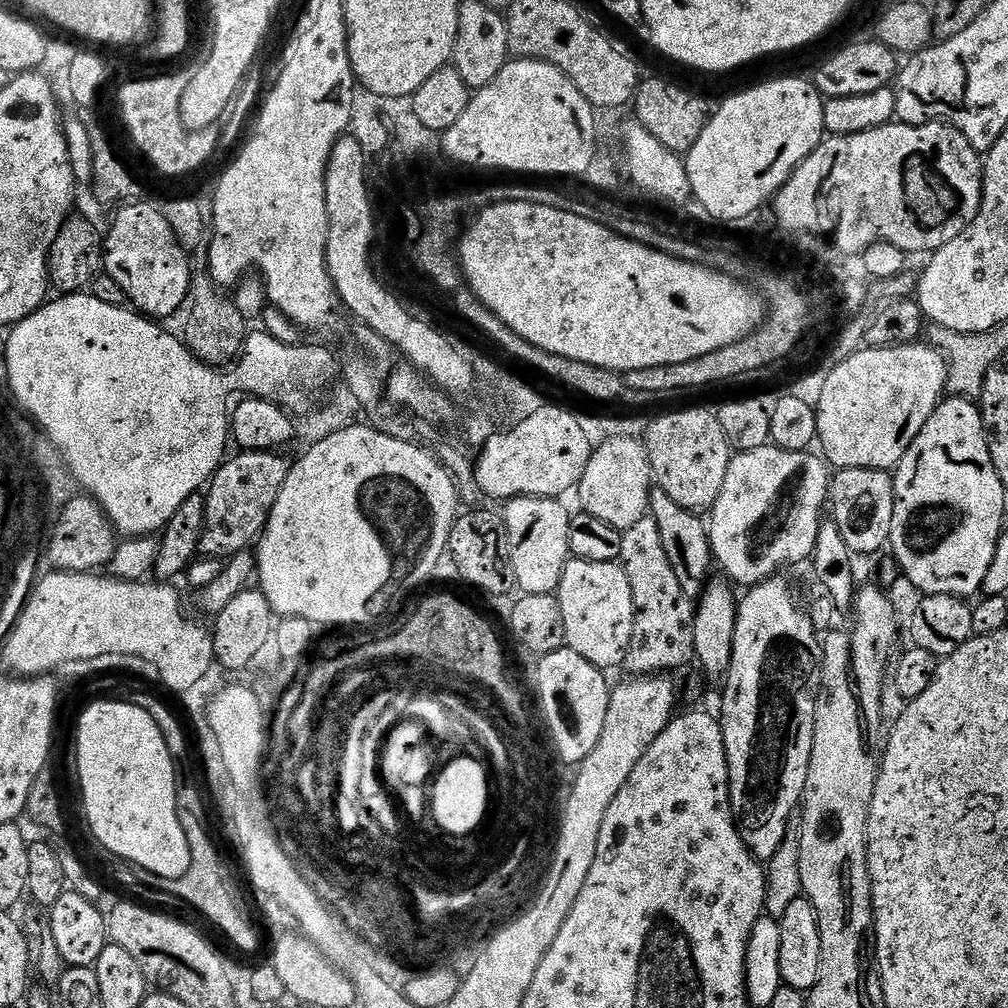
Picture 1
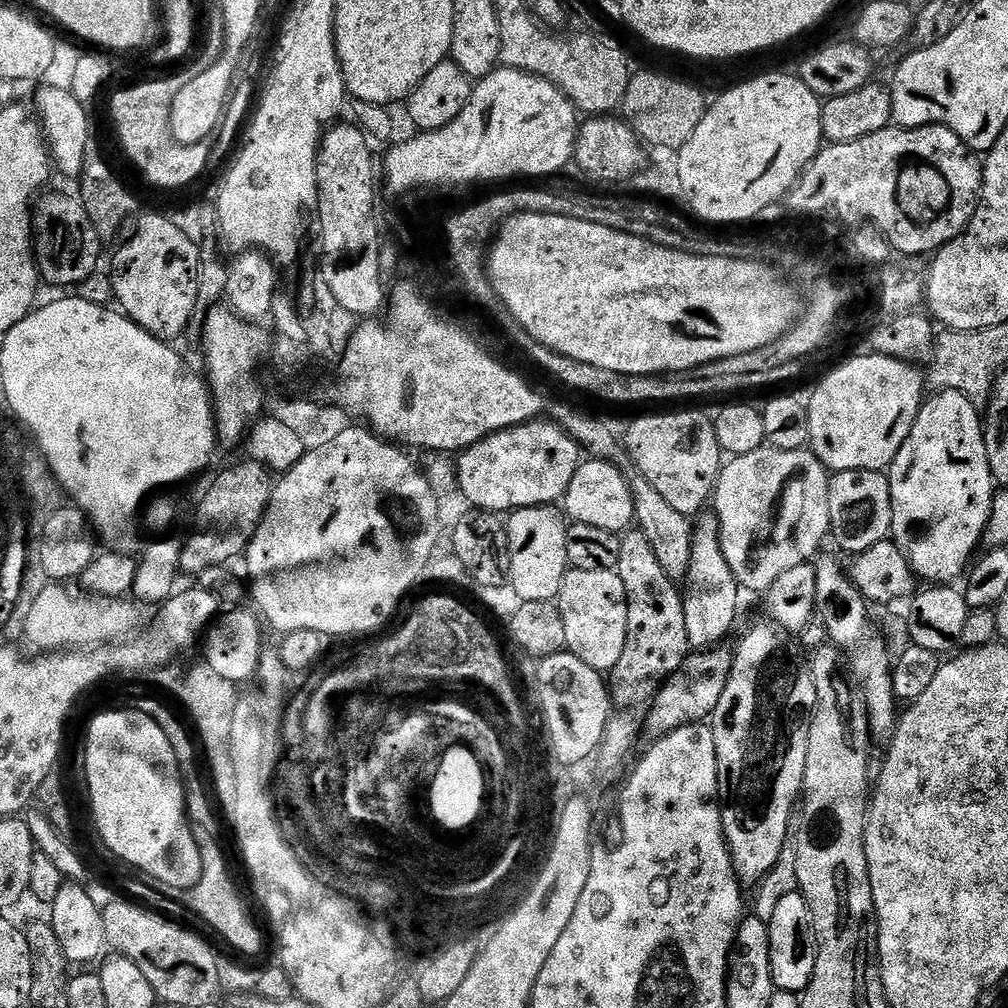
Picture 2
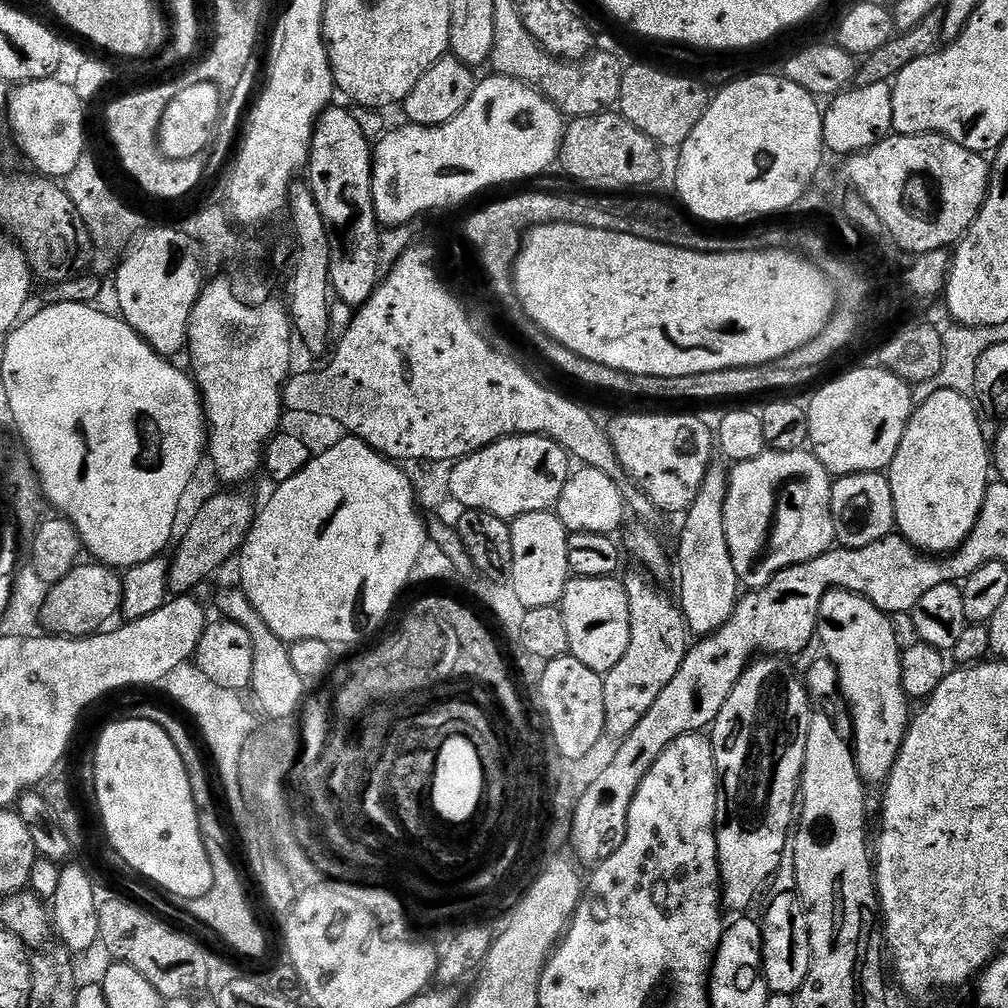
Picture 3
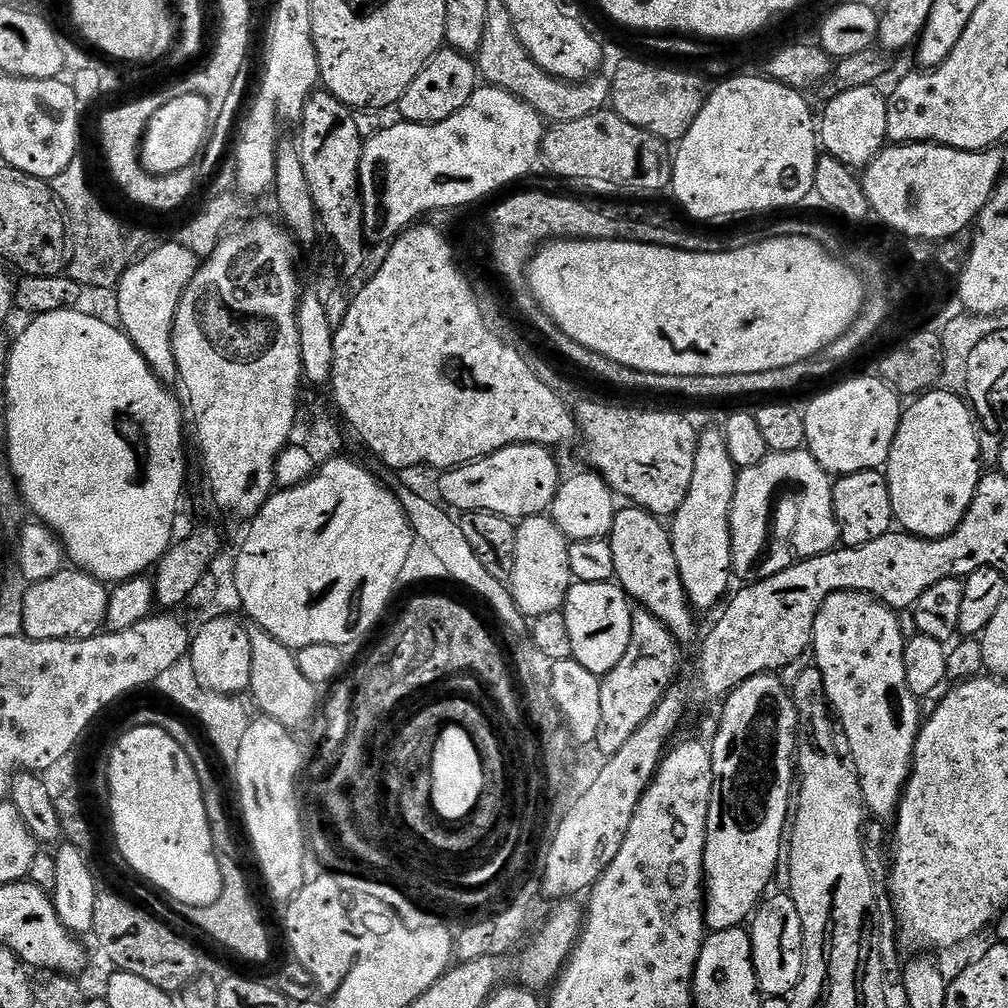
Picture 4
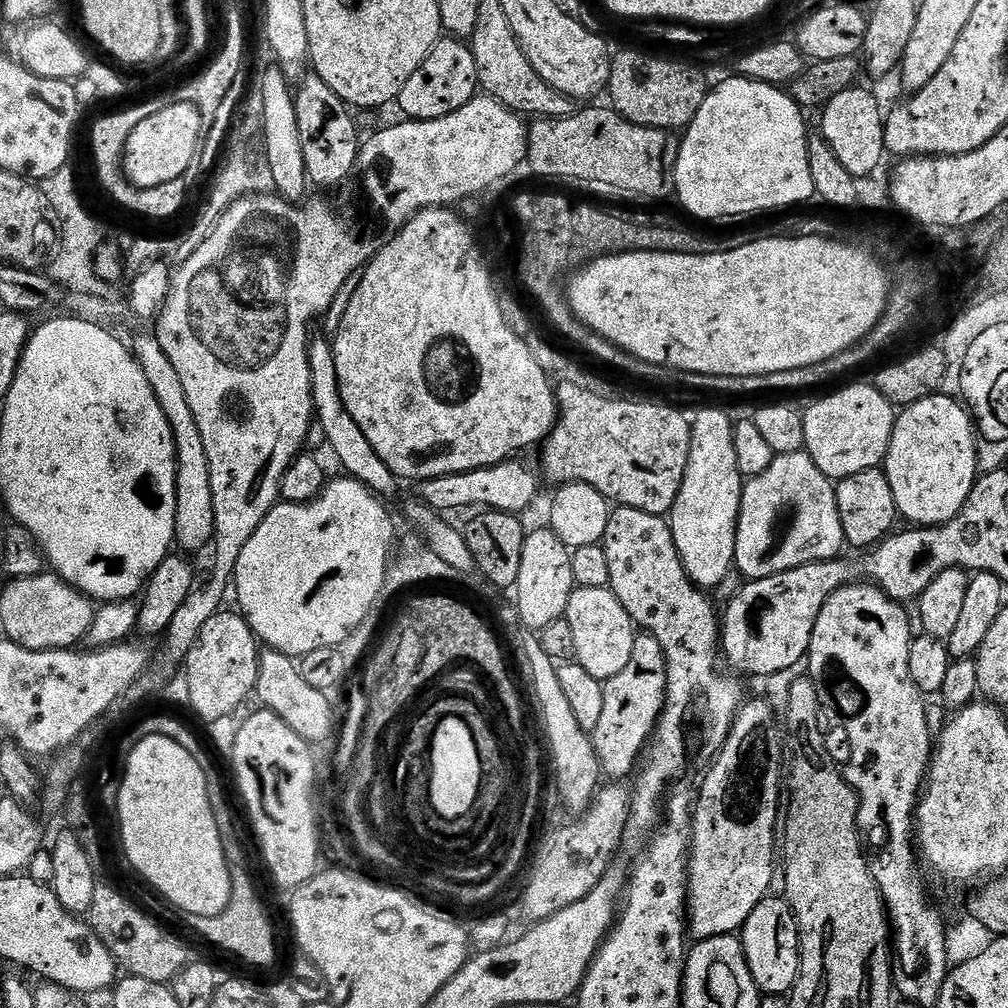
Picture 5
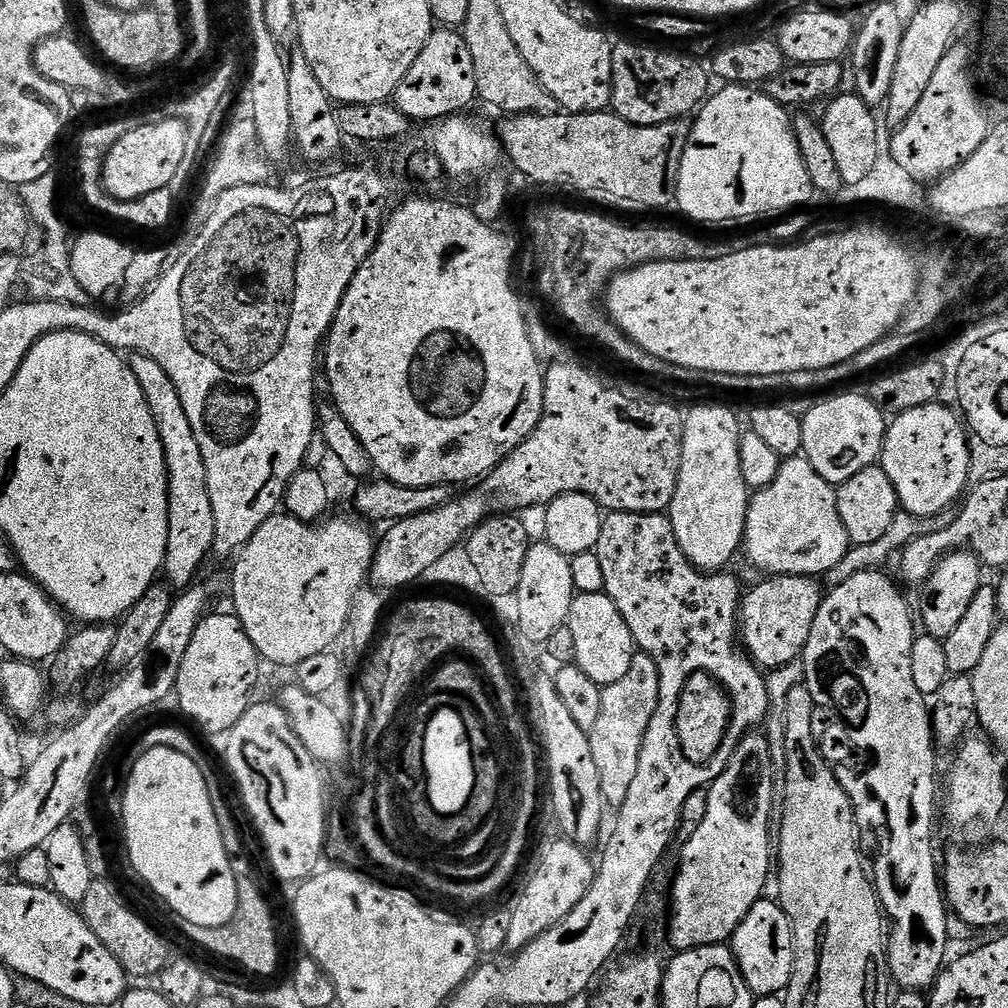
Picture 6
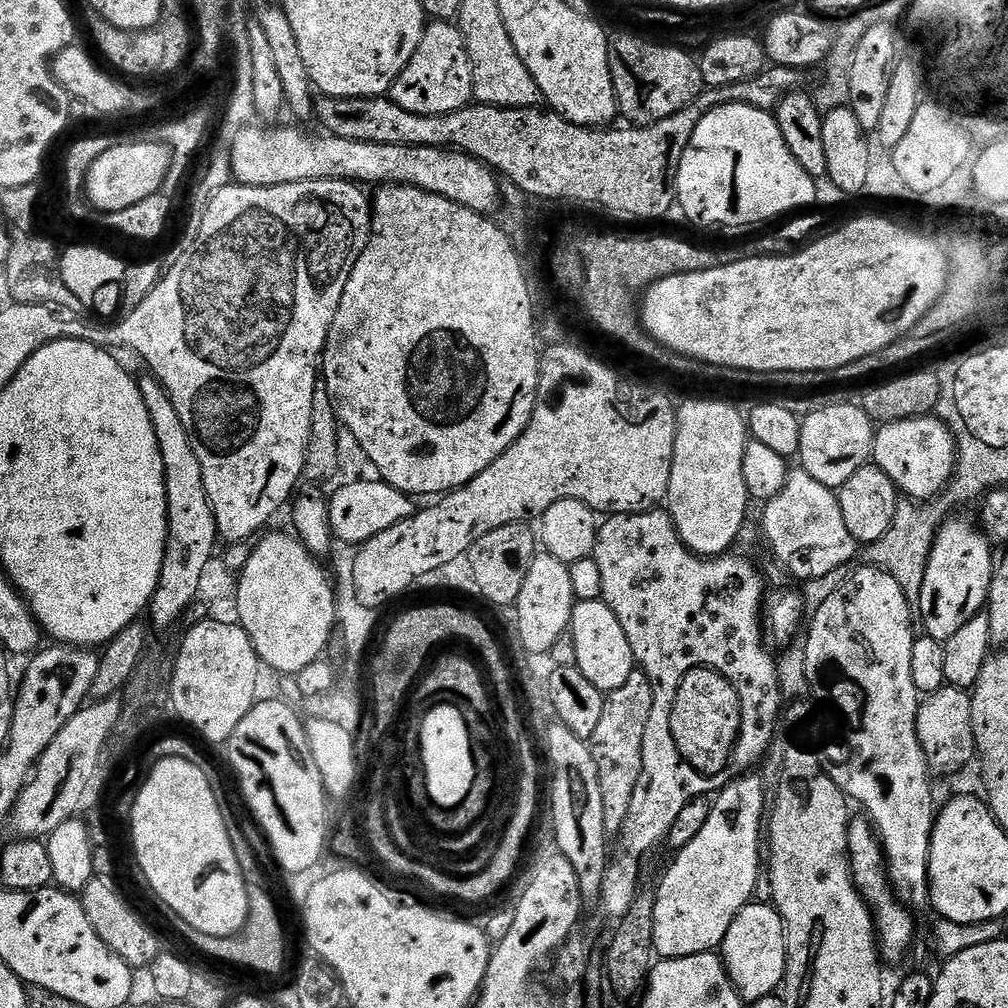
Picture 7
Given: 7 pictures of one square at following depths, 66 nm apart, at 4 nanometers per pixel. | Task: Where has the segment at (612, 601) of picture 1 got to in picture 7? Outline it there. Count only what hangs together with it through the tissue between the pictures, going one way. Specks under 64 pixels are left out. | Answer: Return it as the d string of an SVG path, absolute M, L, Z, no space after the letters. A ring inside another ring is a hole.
M603 599L582 600L576 603L572 611L572 627L574 650L578 650L576 667L587 680L594 682L598 690L605 694L618 690L630 678L637 667L636 659L632 656L630 642L626 642L626 630L622 630L622 622L614 618L614 610L605 604Z

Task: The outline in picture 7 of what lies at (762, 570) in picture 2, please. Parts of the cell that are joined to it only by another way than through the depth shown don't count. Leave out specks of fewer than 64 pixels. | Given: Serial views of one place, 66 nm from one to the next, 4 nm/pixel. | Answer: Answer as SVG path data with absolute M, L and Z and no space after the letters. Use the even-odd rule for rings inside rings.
M792 470L788 473L788 481L773 500L763 505L762 525L765 538L769 540L775 561L784 569L789 577L797 576L800 582L822 578L834 570L836 565L847 565L850 560L857 559L858 545L856 539L846 530L846 522L842 518L842 506L839 495L833 489L822 486L810 474L803 470Z

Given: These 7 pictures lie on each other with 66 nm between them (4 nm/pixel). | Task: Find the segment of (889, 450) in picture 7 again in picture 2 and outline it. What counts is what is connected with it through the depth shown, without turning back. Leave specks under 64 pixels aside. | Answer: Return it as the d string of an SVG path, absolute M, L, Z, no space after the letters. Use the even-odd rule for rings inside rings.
M937 391L920 405L920 413L886 475L892 499L891 539L908 559L921 581L948 586L969 571L976 547L981 547L984 532L992 517L992 503L998 488L992 478L986 454L981 413L961 392Z

